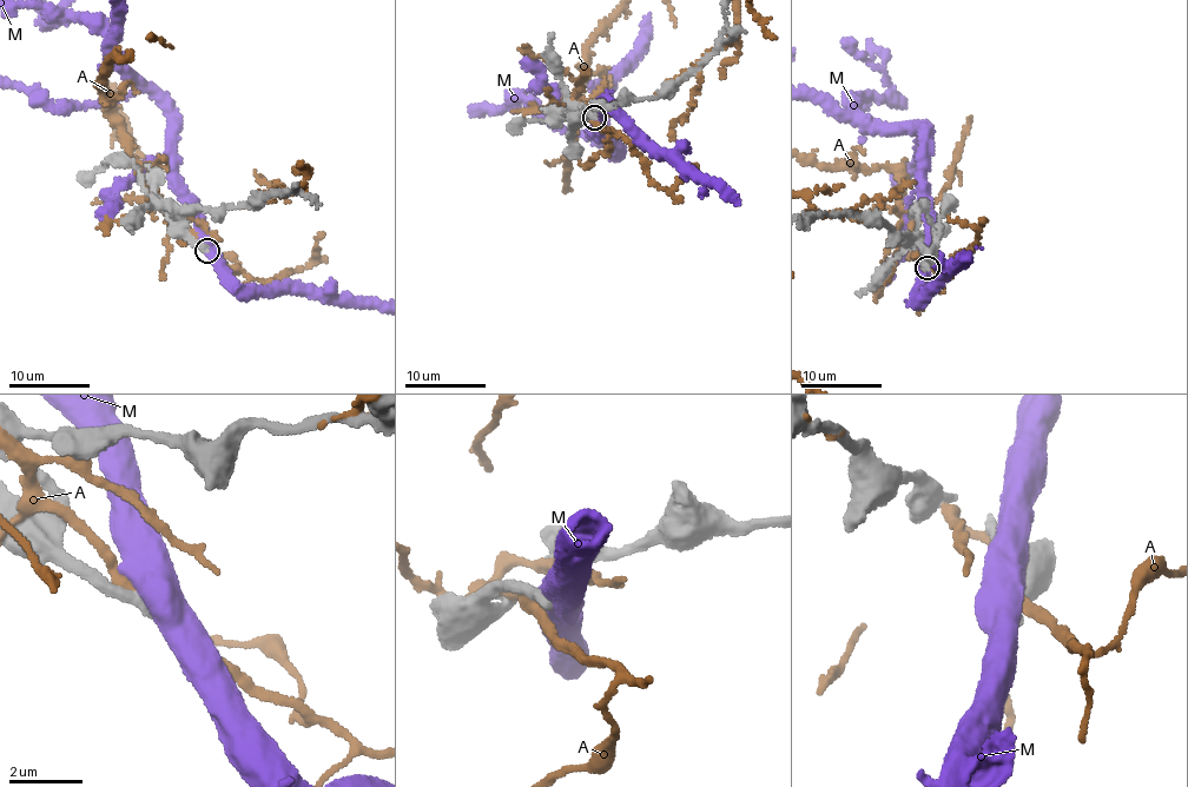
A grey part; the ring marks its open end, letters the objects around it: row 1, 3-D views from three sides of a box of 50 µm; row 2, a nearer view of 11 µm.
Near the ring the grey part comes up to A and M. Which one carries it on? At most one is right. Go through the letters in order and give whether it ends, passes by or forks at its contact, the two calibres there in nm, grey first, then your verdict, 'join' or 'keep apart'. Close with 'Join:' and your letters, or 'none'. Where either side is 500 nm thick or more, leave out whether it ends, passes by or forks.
A: it passes by | 420/360 nm | keep apart
M: 380/750 nm | keep apart
Join: none

